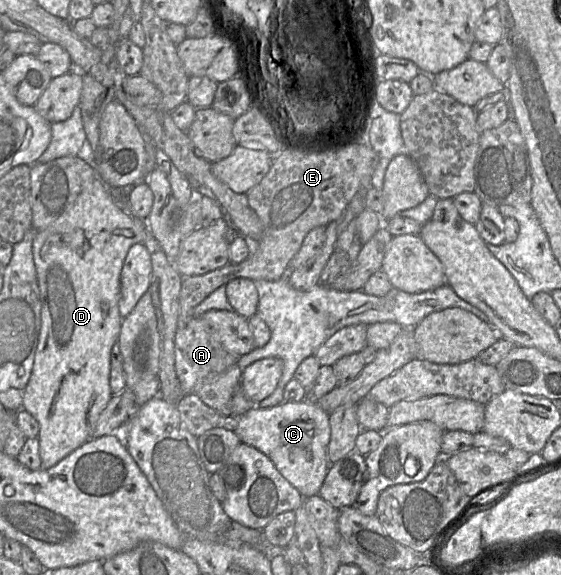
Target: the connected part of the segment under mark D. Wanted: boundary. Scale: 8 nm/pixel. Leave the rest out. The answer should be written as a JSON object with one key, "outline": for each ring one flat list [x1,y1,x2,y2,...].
{"outline":[[96,179,91,185,87,186,77,196,70,208,57,220,45,229,35,233,32,251,41,301,41,328,32,373,26,388,23,390,22,409,28,411,39,423,40,430,37,438,39,440,39,454,42,462,41,469,43,470,53,467,71,452,93,438,93,431,99,416,113,396,110,388,111,351,114,344,118,341,123,319,118,305,121,270,129,248,136,243,143,243,145,239,146,226,144,222,133,217,123,205,119,204,116,201,116,197,111,195,111,189,101,179]]}

